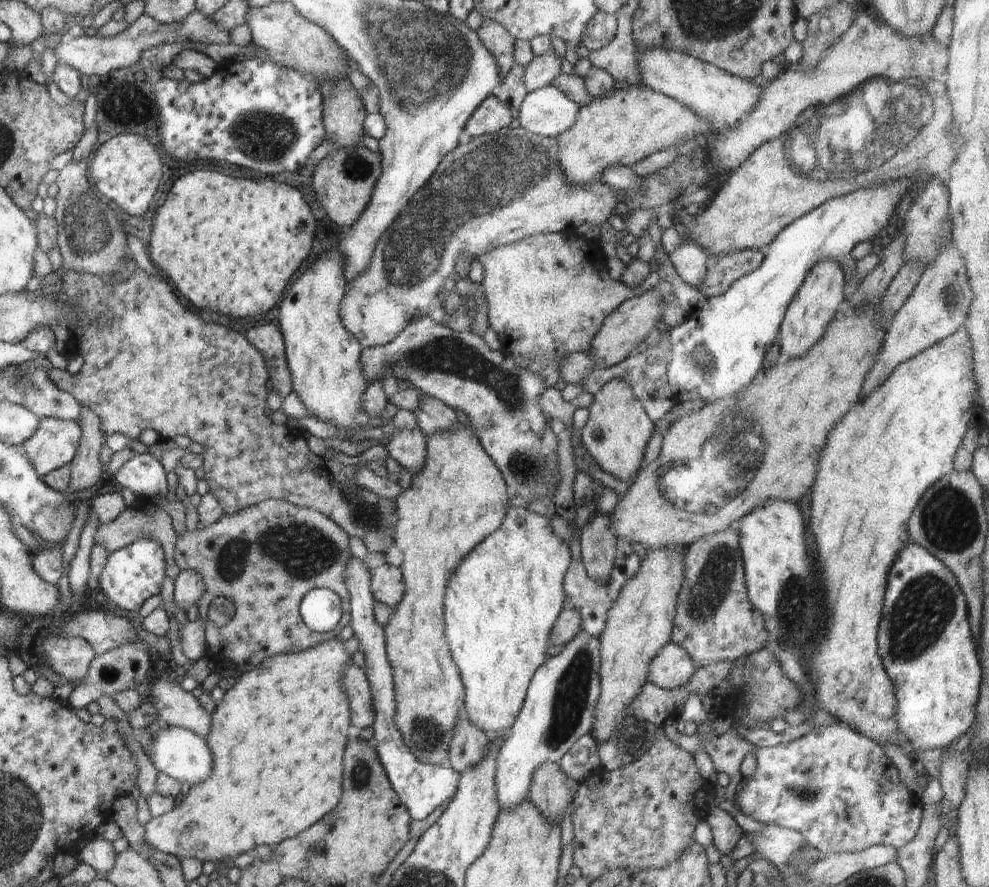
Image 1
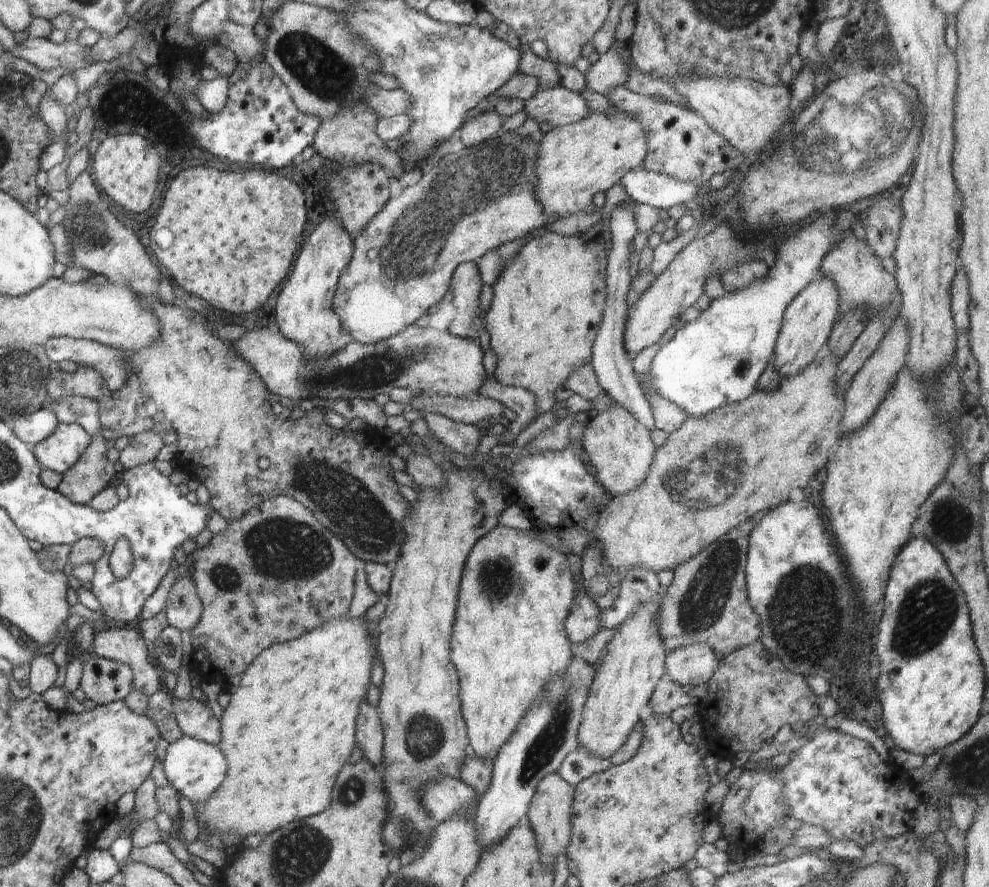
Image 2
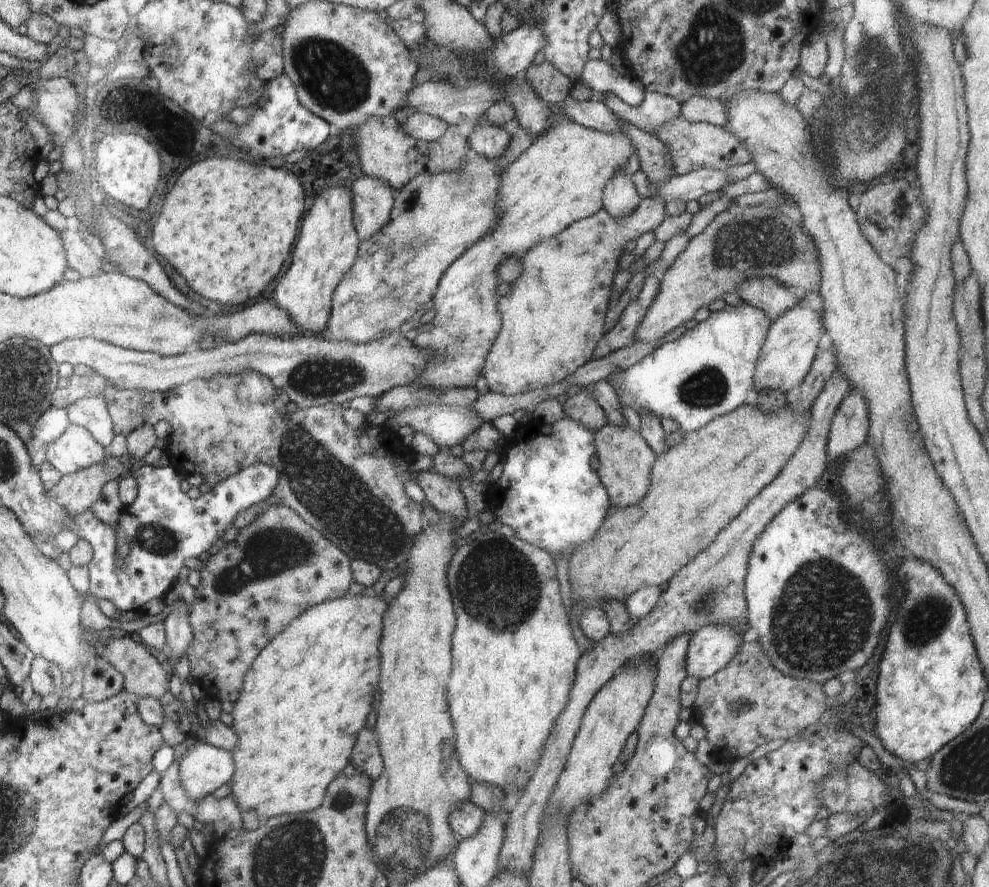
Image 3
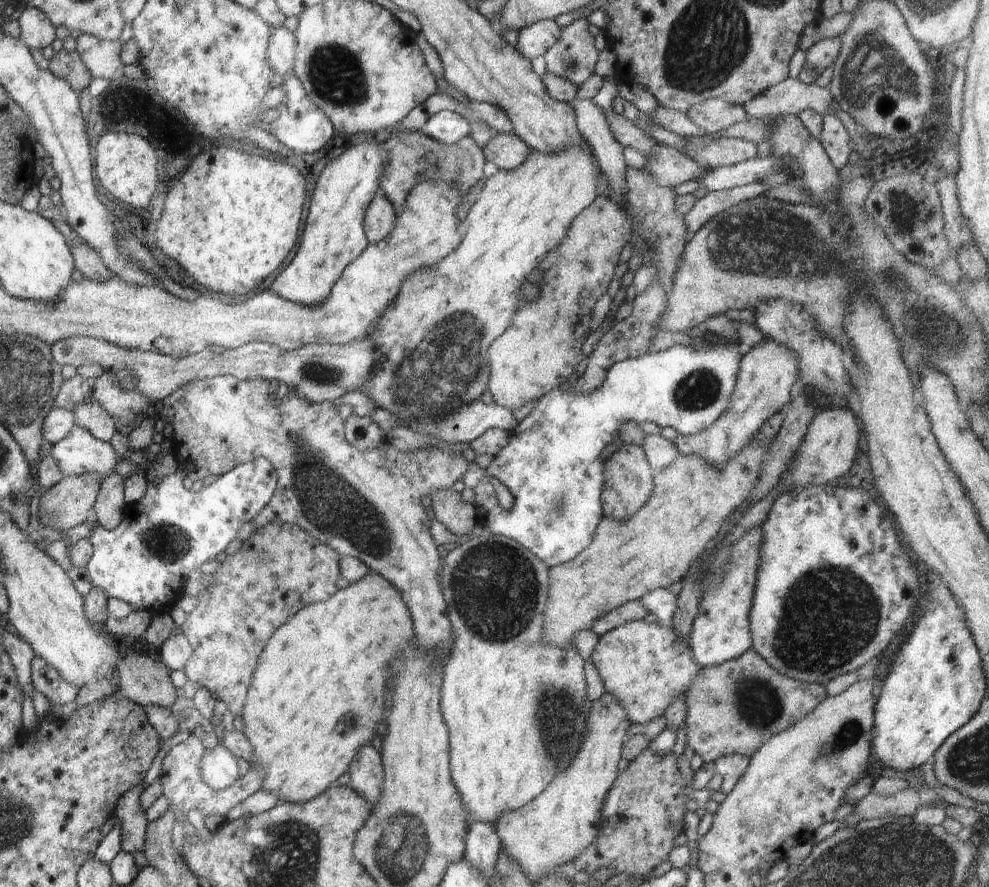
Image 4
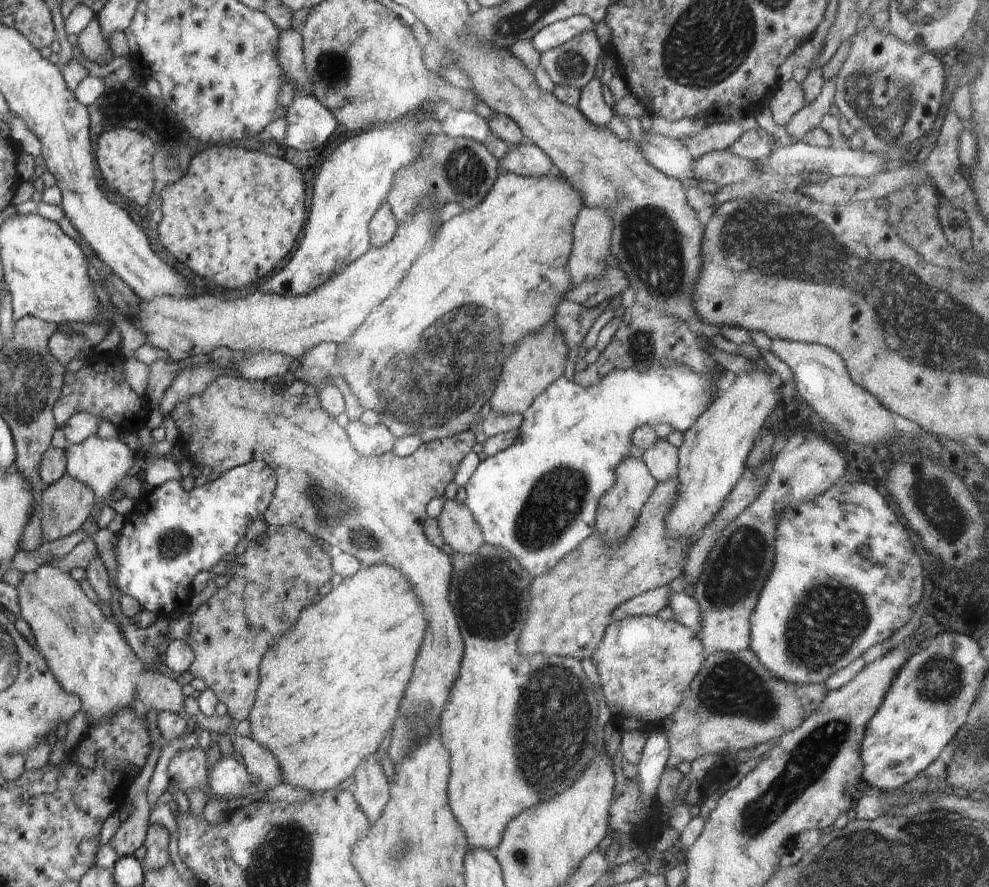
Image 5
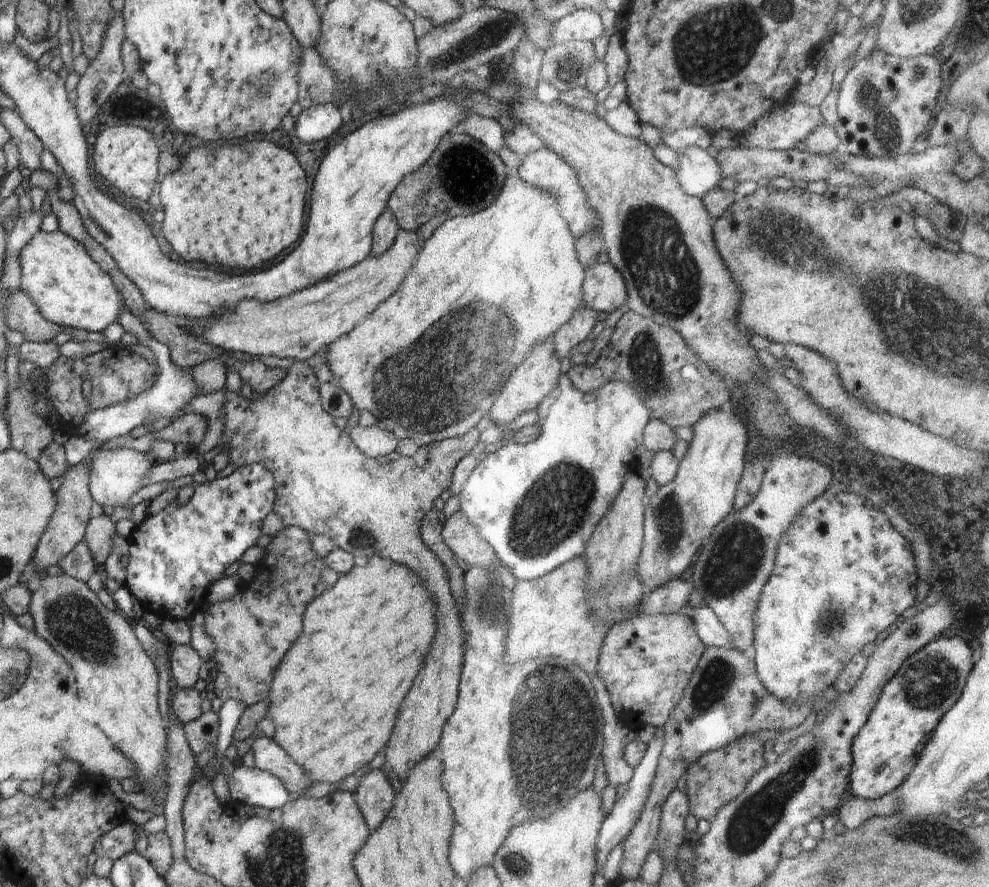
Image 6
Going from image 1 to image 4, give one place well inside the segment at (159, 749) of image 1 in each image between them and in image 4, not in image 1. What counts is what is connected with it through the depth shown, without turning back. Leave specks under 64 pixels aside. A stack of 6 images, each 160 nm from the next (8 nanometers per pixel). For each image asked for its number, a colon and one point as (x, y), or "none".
2: (195, 768)
3: (203, 768)
4: (219, 769)

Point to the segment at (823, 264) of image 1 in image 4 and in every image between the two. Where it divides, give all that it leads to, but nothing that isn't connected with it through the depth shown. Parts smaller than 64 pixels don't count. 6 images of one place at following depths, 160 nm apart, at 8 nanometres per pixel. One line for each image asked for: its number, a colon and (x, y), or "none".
2: (808, 320)
3: (790, 347)
4: (766, 374)

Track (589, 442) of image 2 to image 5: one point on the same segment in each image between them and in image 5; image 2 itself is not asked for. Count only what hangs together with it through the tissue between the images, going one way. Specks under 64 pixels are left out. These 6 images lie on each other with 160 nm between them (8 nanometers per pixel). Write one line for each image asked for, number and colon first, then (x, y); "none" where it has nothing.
3: (626, 460)
4: (628, 477)
5: (618, 509)

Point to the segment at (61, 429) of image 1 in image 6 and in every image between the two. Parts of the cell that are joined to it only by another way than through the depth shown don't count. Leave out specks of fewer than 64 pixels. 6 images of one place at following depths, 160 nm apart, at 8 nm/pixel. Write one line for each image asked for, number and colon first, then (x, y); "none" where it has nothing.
2: (61, 450)
3: (76, 449)
4: (79, 452)
5: (102, 464)
6: (114, 474)

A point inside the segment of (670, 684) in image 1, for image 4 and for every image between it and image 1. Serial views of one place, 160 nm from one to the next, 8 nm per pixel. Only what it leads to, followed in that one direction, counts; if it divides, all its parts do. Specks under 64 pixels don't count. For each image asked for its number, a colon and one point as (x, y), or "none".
2: (693, 665)
3: (710, 649)
4: (721, 631)

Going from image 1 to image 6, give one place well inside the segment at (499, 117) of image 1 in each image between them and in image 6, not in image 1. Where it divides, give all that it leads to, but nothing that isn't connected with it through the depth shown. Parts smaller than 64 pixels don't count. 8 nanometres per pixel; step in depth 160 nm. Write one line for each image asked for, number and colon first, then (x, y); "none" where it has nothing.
2: (487, 124)
3: (490, 141)
4: (506, 151)
5: (526, 159)
6: (543, 168)

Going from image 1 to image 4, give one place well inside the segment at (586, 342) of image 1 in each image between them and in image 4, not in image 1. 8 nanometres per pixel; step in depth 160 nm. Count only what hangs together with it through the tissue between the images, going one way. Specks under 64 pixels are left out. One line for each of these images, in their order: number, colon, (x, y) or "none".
2: (548, 301)
3: (553, 317)
4: (541, 349)

